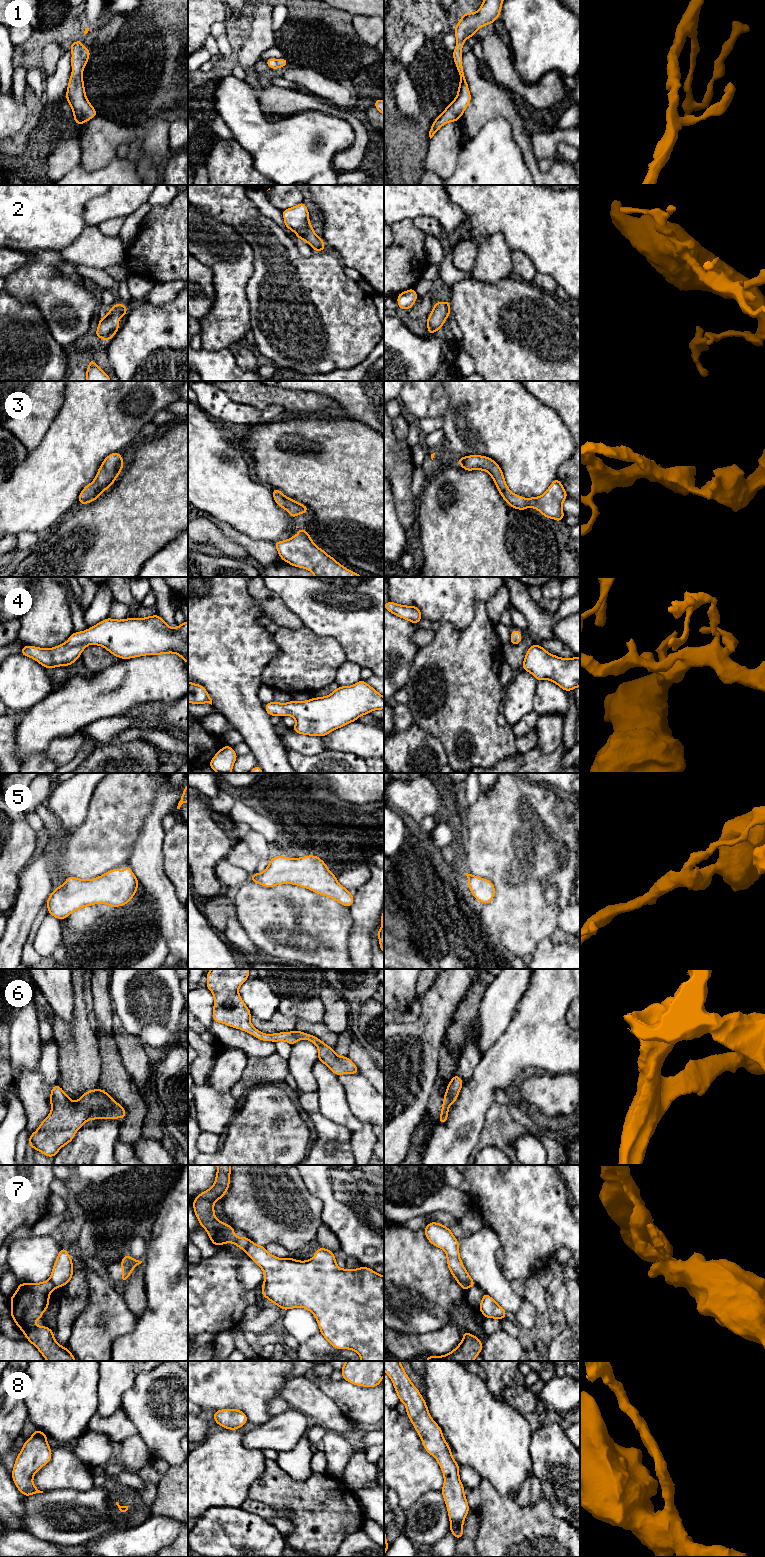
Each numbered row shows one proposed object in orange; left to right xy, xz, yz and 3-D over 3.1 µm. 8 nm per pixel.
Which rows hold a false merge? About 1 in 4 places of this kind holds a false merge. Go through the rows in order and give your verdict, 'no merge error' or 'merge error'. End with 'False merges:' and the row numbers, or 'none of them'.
1: no merge error
2: no merge error
3: no merge error
4: no merge error
5: no merge error
6: no merge error
7: merge error
8: no merge error
False merges: 7

